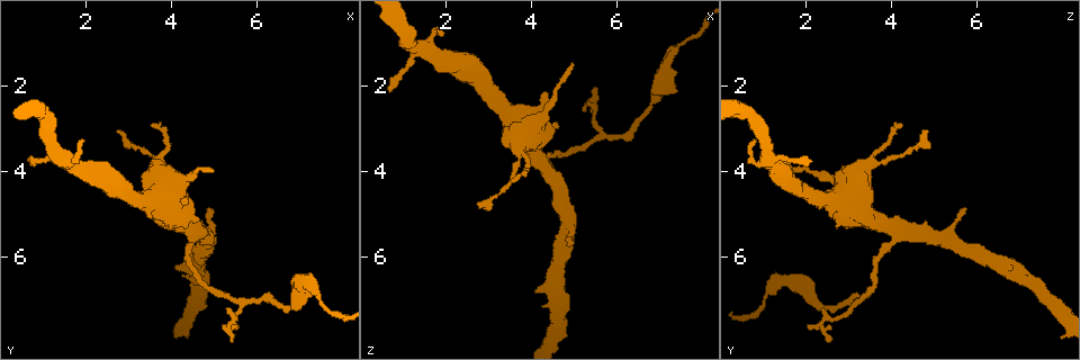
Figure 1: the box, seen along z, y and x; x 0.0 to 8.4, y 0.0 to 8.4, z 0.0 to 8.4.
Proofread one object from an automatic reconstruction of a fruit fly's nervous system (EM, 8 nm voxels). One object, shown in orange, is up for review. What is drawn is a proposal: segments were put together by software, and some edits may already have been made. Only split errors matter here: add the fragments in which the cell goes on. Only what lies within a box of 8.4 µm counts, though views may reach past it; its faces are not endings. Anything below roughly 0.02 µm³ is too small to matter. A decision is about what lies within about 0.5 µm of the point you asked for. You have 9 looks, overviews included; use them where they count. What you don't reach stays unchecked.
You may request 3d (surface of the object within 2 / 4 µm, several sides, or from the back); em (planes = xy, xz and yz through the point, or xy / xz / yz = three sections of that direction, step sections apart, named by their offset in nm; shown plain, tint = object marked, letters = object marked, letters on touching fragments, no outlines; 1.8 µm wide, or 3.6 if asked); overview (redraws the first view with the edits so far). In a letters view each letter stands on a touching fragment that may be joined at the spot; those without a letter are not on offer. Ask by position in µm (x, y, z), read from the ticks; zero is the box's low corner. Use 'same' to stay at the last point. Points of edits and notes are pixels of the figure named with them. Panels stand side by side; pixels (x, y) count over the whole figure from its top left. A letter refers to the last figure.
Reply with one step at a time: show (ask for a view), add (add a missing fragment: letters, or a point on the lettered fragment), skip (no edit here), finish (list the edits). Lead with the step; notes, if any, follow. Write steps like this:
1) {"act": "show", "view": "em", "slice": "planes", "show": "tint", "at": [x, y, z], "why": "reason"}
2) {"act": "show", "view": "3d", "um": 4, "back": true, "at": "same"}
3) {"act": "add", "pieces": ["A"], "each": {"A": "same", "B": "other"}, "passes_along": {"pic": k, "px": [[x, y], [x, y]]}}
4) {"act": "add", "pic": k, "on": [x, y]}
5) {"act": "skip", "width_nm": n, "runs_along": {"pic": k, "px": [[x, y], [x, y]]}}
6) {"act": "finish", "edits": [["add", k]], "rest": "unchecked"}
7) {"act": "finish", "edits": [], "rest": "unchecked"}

{"act": "show", "view": "em", "slice": "yz", "step": 8, "show": "plain", "at": [5.00, 4.00, 1.50], "why": "branch stops here"}

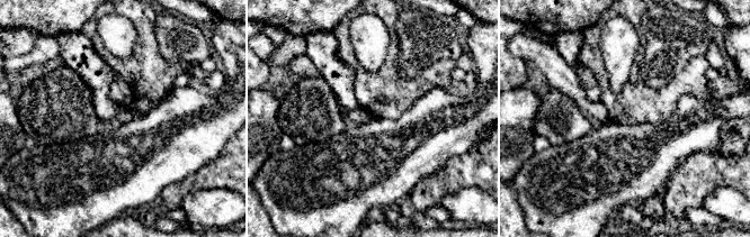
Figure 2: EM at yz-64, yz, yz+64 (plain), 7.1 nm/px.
{"act": "show", "view": "em", "slice": "yz", "step": 8, "show": "tint", "at": "same", "why": "with the object marked"}

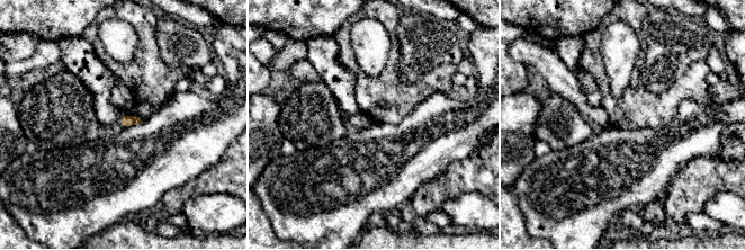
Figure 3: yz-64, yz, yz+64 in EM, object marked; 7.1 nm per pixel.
{"act": "show", "view": "em", "slice": "yz", "step": 8, "show": "letters", "at": "same"}

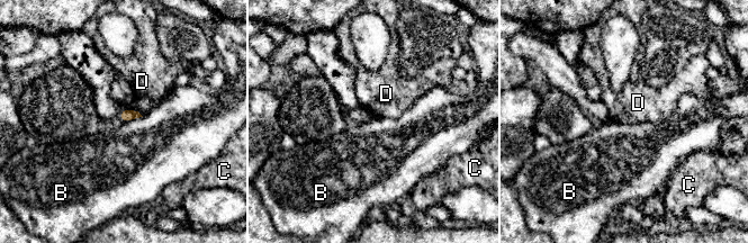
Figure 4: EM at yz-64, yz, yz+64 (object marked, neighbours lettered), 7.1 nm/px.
{"act": "skip", "longest_contact_nm": ["B", 150], "each": {"B": "other", "C": "other", "D": "other"}, "border": {"pic": 4, "px": [[126, 108], [134, 109], [142, 116]]}, "found": "none of them fits"}

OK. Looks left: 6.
{"act": "show", "view": "3d", "um": 4, "at": [4.60, 5.15, 2.95], "why": "branch stops here"}

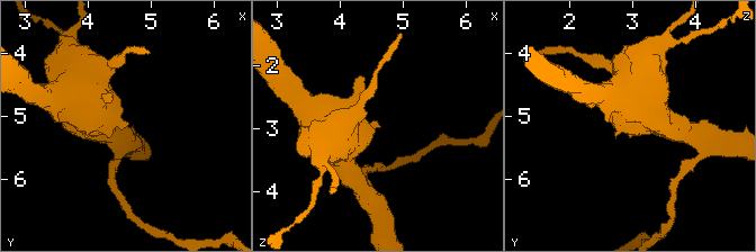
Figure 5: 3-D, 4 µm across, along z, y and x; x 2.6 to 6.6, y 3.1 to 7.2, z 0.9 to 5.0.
{"act": "show", "view": "em", "um": 3.6, "slice": "planes", "show": "letters", "at": [4.60, 5.15, 2.95]}

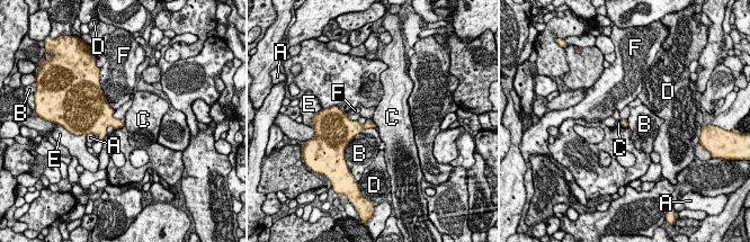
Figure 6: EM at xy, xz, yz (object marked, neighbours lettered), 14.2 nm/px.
{"act": "skip", "longest_contact_nm": ["B", 600], "each": {"A": "other", "B": "other", "C": "other", "D": "other", "E": "other", "F": "other"}, "border": {"pic": 6, "px": [[372, 118], [376, 127]]}, "found": "no lettered fragment goes on from it"}

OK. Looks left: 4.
{"act": "show", "view": "em", "slice": "planes", "show": "tint", "at": [2.80, 3.05, 4.90], "why": "an open end"}

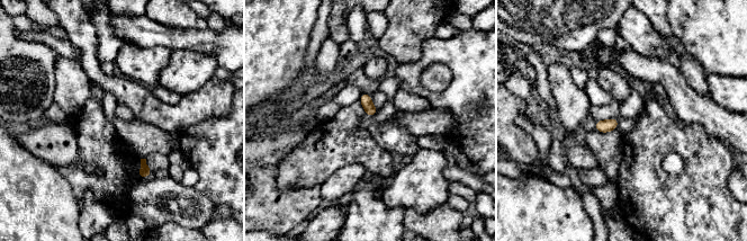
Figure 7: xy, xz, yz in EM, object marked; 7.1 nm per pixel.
{"act": "show", "view": "em", "slice": "planes", "show": "letters", "at": "same"}

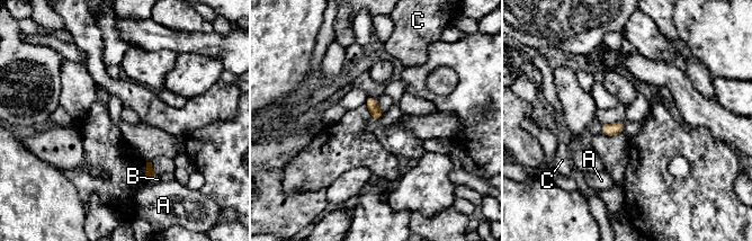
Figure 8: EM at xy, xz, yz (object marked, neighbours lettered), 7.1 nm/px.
{"act": "skip", "each": {"A": "other", "B": "other", "C": "other"}, "border": {"pic": 8, "px": [[151, 162], [152, 168], [159, 175]]}, "found": "no lettered fragment goes on from it"}

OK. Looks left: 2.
{"act": "finish", "edits": [], "rest": "unchecked"}

